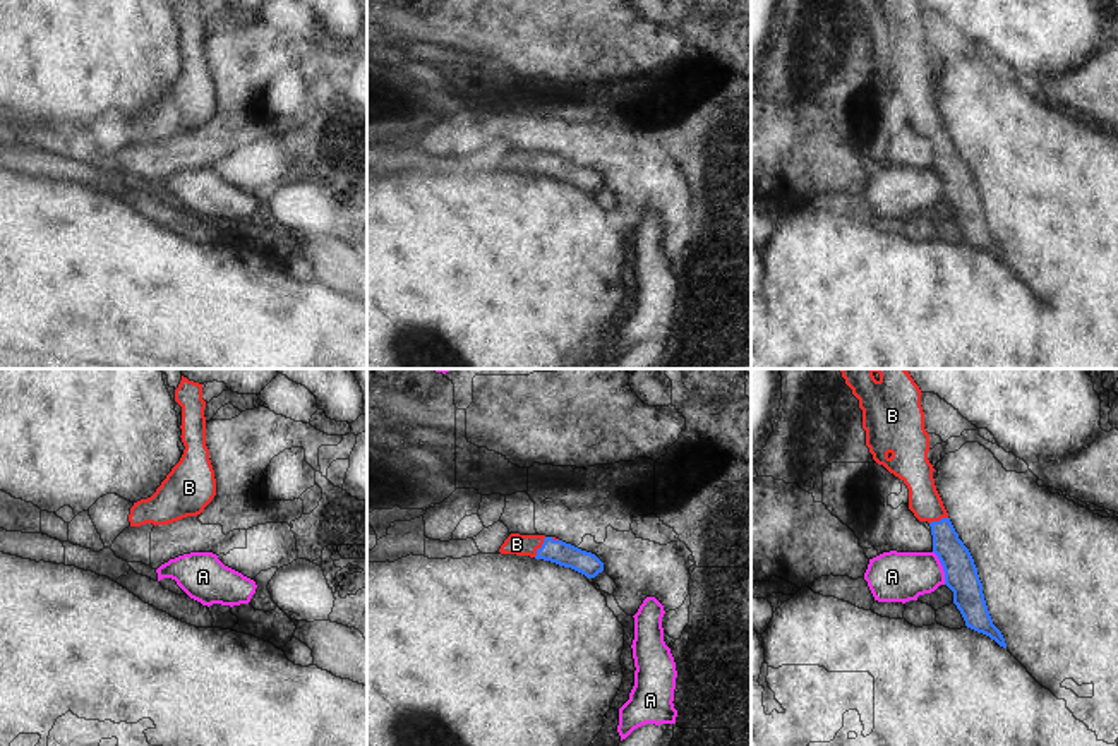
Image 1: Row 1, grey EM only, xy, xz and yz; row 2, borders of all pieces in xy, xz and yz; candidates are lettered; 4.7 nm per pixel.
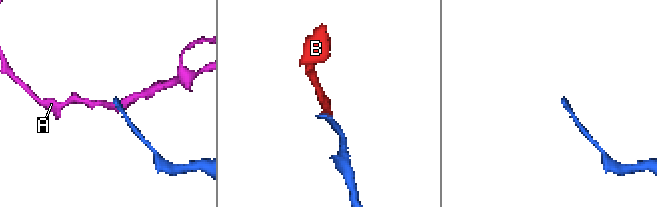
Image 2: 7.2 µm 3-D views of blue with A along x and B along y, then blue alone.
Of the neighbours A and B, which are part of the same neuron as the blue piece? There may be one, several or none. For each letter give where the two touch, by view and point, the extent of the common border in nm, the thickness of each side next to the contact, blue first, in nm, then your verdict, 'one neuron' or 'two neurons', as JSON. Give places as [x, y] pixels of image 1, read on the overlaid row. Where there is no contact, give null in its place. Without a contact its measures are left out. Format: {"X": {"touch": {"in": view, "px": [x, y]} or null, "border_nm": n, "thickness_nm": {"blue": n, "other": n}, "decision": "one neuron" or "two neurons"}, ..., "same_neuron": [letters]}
{"A": {"touch": {"in": "yz", "px": [943, 568]}, "border_nm": 170, "thickness_nm": {"blue": 160, "other": 240}, "decision": "two neurons"}, "B": {"touch": {"in": "xz", "px": [540, 547]}, "border_nm": 110, "thickness_nm": {"blue": 110, "other": 100}, "decision": "one neuron"}, "same_neuron": ["B"]}

